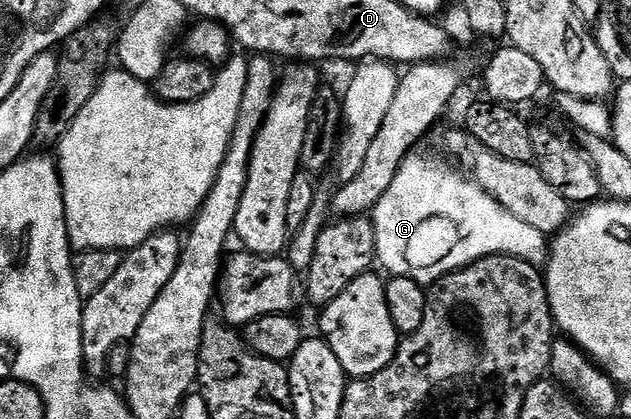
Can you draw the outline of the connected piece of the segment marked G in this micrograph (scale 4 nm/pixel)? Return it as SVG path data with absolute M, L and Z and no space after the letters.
M410 154L403 161L392 186L388 186L384 198L380 198L372 213L378 247L376 260L390 271L391 277L412 278L420 285L431 286L430 284L437 285L445 280L451 272L466 268L486 256L518 256L524 262L535 266L545 265L550 259L547 233L536 230L536 226L528 226L528 222L520 222L520 218L508 214L508 210L504 210L504 206L492 194L486 192L453 163L445 164L442 160L418 155Z

